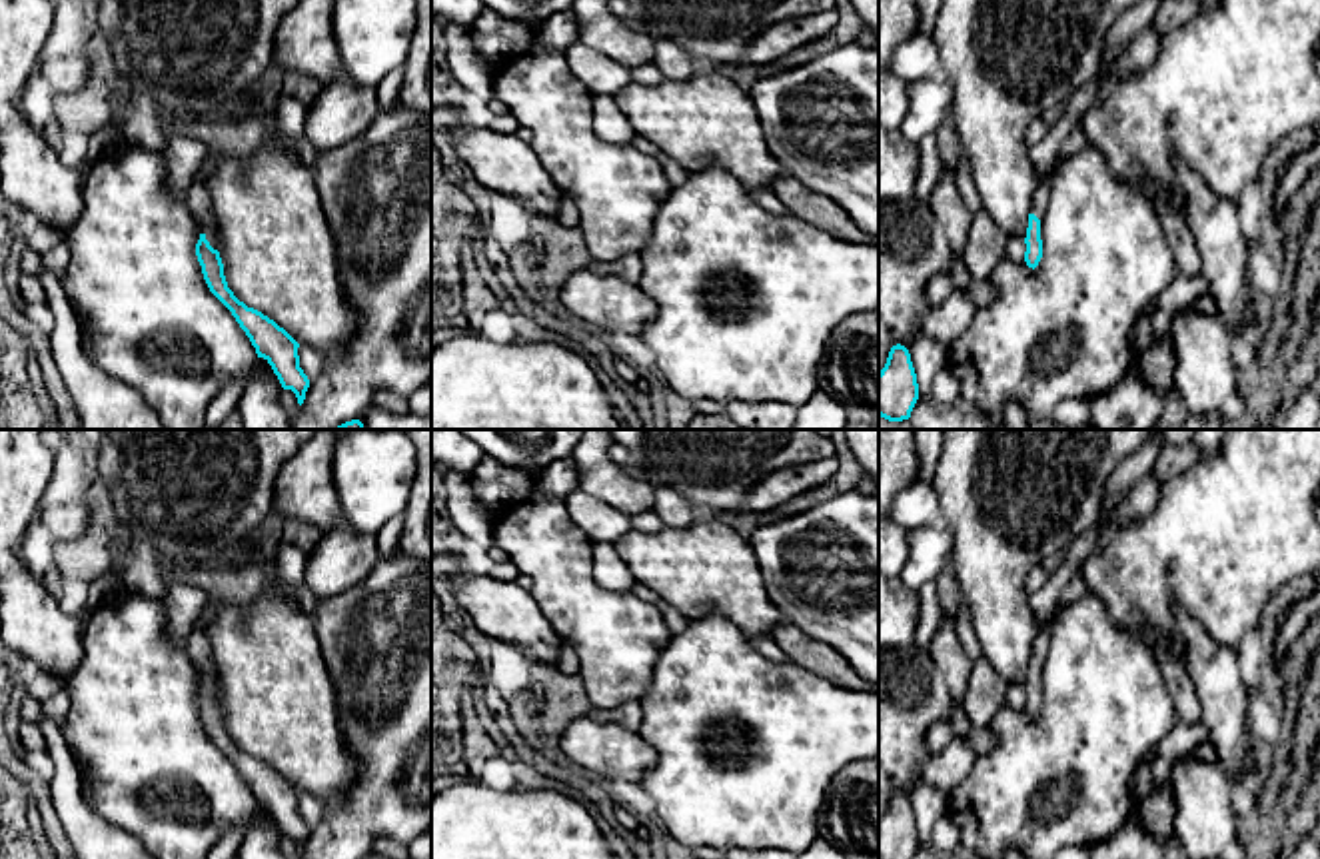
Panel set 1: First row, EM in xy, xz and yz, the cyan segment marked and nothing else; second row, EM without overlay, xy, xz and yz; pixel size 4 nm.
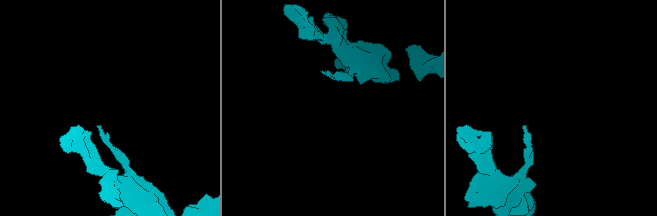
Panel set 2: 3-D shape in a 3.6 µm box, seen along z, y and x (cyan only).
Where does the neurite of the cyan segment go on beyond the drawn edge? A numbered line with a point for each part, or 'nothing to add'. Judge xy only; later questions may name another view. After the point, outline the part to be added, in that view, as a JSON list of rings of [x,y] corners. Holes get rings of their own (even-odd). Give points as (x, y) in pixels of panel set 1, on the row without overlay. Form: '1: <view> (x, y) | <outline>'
1: xy (198, 648) | [[[212,599],[208,607],[202,611],[196,627],[192,629],[188,637],[188,655],[194,661],[194,665],[200,669],[200,677],[214,697],[218,697],[220,683],[216,679],[216,667],[212,661],[212,651],[210,651],[210,643],[208,643],[204,627],[226,605],[230,603],[222,599]]]

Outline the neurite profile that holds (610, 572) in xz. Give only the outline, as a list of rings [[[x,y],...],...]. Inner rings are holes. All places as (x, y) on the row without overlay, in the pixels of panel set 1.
[[[611,543],[593,545],[593,579],[613,591],[631,591],[635,579]]]

